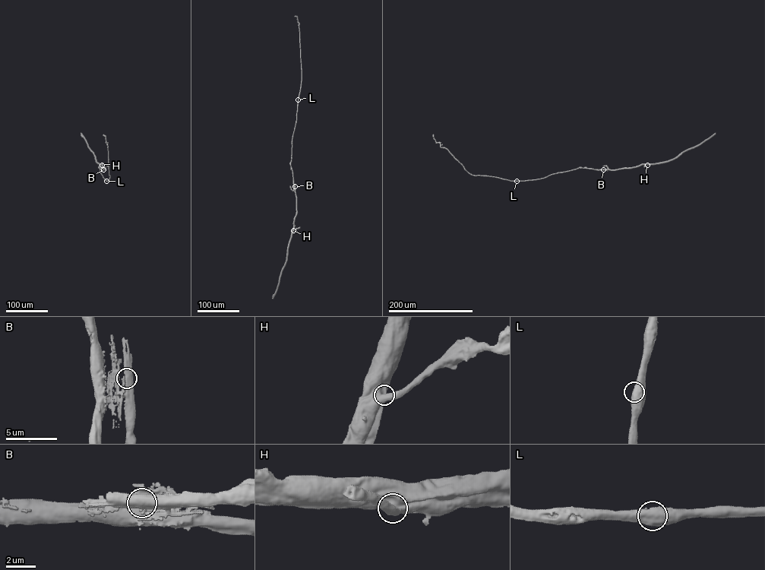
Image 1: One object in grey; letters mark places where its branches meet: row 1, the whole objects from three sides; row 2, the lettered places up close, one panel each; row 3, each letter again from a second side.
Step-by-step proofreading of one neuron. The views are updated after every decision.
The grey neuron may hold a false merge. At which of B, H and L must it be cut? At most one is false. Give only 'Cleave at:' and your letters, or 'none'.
Cleave at: B

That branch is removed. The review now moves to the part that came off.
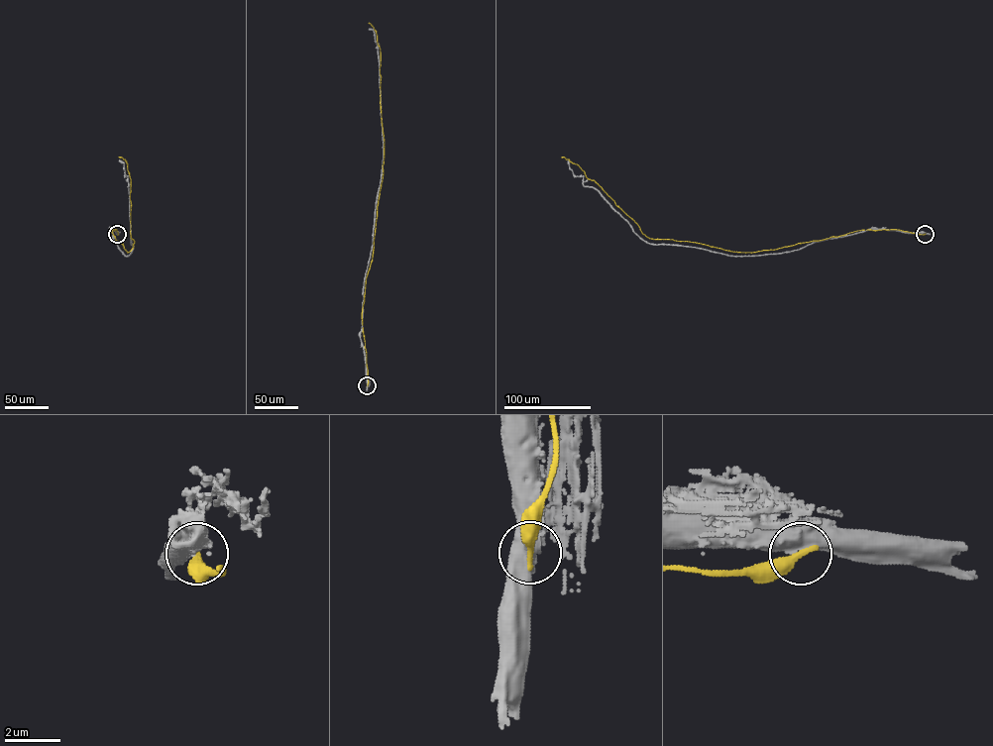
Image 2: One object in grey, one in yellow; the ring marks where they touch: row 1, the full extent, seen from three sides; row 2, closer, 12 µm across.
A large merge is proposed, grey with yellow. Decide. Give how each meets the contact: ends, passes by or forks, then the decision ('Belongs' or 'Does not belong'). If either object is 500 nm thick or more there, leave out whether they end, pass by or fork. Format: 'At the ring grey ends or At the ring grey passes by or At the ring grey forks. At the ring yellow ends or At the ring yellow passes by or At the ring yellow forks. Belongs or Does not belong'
Does not belong

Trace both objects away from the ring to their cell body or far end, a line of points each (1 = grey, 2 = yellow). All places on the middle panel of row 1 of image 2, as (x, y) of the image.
1: (367, 385), (361, 339), (363, 287), (383, 163), (378, 44), (374, 30), (369, 29)
2: (368, 385), (362, 308), (373, 253), (384, 155), (380, 50), (376, 31), (369, 23)

